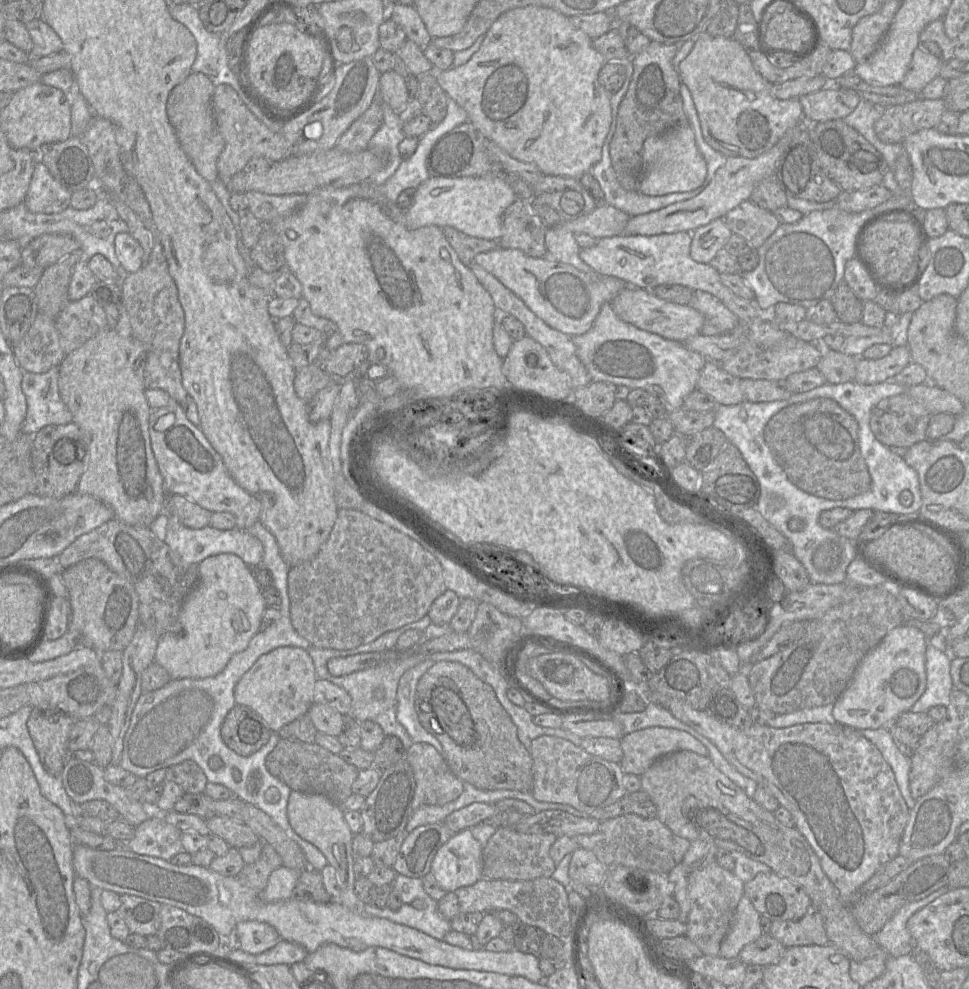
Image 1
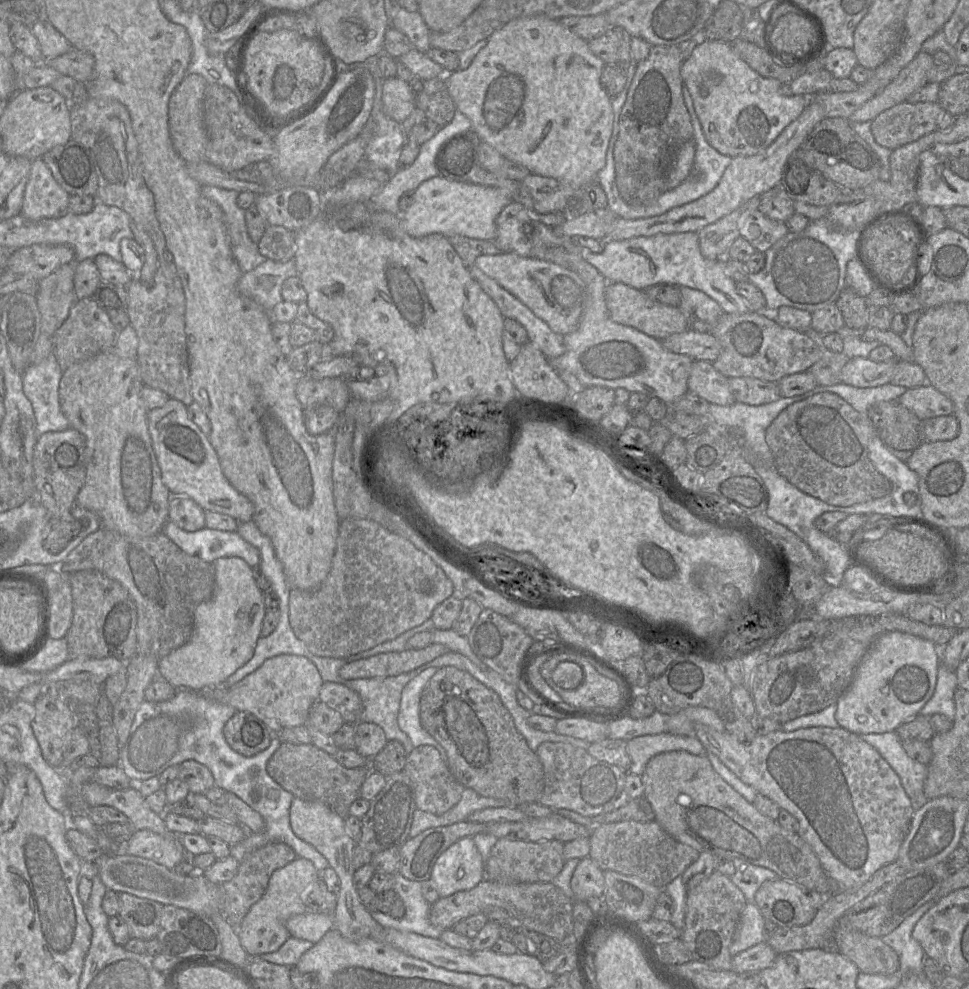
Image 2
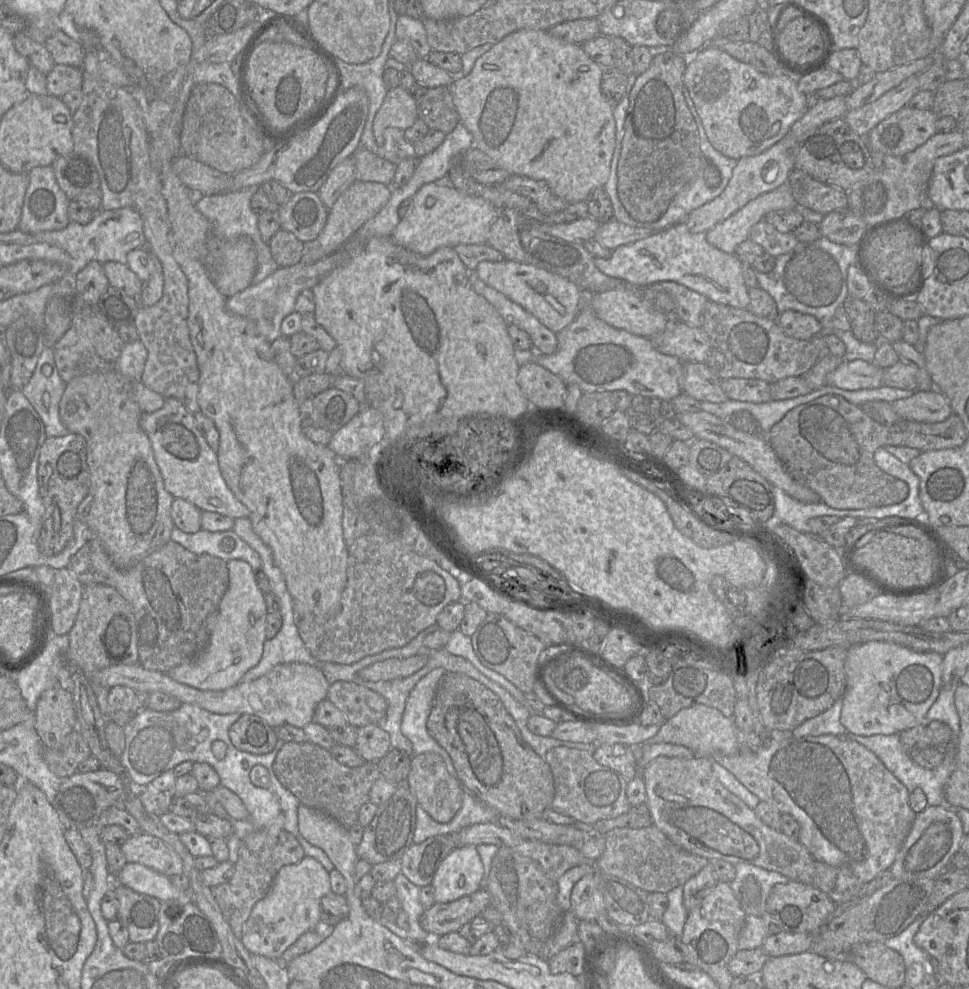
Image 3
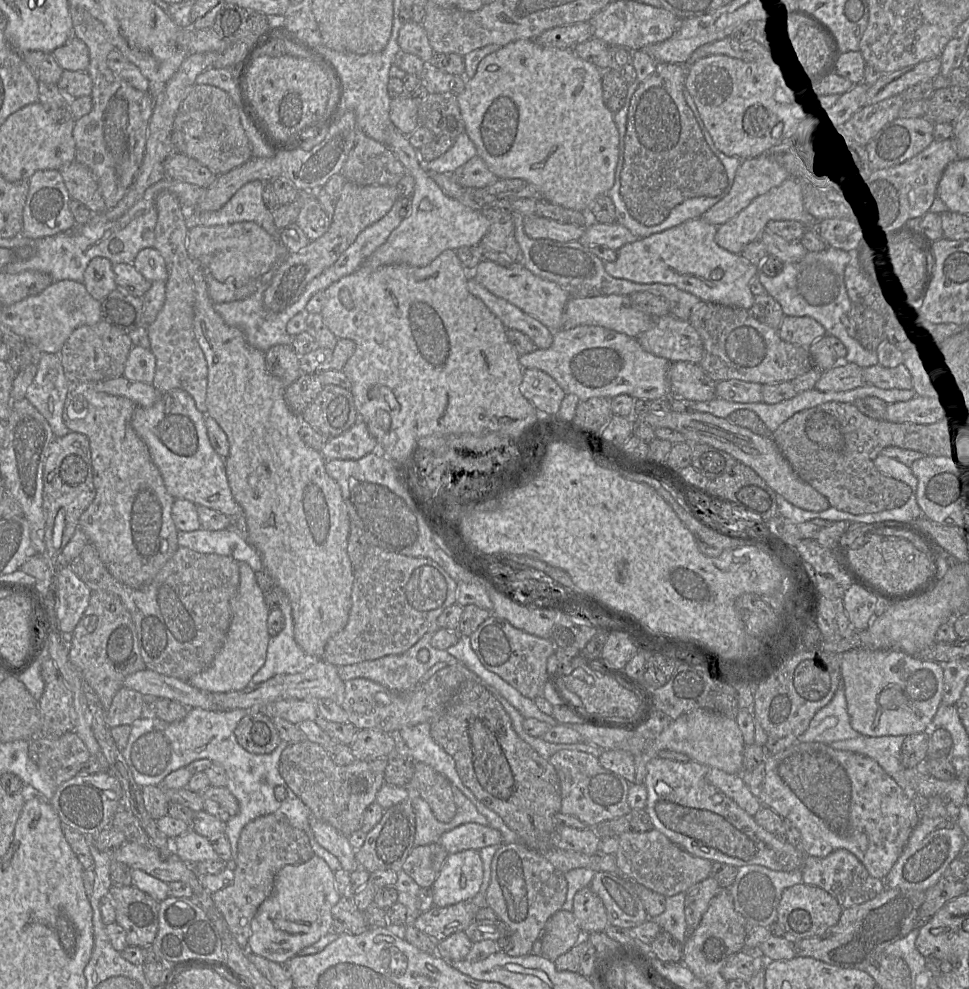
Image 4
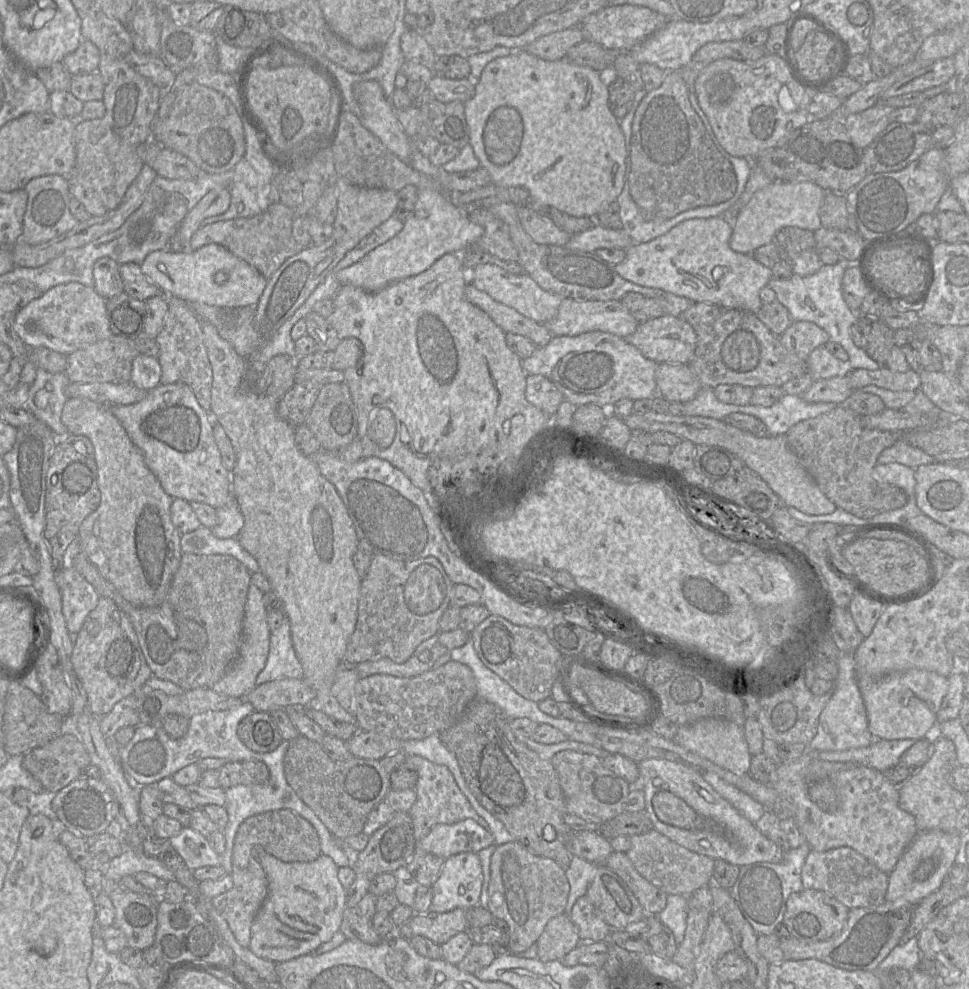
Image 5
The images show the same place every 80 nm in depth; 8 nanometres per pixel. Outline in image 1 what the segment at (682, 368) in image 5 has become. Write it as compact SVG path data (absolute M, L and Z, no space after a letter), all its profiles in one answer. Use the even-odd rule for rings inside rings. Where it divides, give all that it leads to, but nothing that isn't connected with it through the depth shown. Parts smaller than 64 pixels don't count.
M707 360L700 371L697 389L713 397L718 405L736 405L745 400L741 379L724 371L719 363Z

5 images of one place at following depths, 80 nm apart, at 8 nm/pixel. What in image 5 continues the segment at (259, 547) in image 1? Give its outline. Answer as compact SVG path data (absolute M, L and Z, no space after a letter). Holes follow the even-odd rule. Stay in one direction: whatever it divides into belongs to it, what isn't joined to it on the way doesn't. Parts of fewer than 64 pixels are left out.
M202 525L192 532L181 535L180 546L182 553L231 555L239 560L251 574L260 571L255 558L242 548L237 537L218 538L210 528Z

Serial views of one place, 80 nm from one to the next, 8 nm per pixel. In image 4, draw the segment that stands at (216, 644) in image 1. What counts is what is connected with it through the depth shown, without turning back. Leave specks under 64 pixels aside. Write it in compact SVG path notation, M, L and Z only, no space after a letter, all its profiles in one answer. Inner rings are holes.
M238 561L239 586L237 594L231 599L232 618L225 641L211 664L203 671L193 675L187 682L204 692L232 692L244 690L254 674L264 665L270 635L267 629L269 610L264 603L263 592L258 586L255 573L244 561Z

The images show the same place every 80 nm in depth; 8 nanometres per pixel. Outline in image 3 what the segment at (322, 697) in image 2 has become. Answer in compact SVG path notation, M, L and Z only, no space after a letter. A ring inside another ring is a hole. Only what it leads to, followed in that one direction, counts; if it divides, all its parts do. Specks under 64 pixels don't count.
M337 681L330 684L326 699L356 728L377 725L387 711L387 702L383 696L353 682Z

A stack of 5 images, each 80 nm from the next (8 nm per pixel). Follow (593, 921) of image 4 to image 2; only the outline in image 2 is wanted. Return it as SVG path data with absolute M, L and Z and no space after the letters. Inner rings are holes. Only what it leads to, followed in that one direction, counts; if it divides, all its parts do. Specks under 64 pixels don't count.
M588 857L580 859L571 878L571 888L574 892L575 900L587 901L591 897L600 897L605 890L604 871Z

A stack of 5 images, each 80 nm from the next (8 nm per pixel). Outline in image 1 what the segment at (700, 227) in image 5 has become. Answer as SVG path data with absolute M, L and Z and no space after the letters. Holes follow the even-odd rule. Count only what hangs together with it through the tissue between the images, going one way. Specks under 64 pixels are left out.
M680 231L674 233L663 233L651 236L645 235L619 235L599 239L596 244L589 248L581 248L580 258L588 264L595 272L602 276L614 276L623 280L627 286L653 290L659 285L679 284L692 290L701 290L717 297L739 320L751 320L761 313L754 301L745 300L735 295L720 280L720 273L709 263L700 263L690 256L692 232Z

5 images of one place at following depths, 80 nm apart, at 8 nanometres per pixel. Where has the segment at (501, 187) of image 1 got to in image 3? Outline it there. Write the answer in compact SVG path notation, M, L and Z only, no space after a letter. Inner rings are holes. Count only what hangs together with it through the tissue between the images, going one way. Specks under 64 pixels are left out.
M437 180L418 189L411 201L410 211L398 223L391 237L398 245L422 256L442 247L484 244L499 211L485 199L466 195L447 180Z

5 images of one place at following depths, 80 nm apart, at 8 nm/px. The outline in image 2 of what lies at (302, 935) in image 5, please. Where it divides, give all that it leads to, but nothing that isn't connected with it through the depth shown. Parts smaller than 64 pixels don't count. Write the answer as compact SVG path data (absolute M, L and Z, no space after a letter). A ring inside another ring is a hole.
M299 857L273 872L264 895L252 905L237 929L240 943L249 956L275 952L291 937L286 928L286 922L290 917L308 911L308 896L312 890L312 885L319 879L321 879L321 872L315 868L313 863Z

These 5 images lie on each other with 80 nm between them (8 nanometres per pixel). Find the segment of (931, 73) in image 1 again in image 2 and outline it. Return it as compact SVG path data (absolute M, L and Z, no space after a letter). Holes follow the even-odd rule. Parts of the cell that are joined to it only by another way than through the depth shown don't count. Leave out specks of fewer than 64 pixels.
M920 51L895 79L847 119L850 123L872 121L881 112L907 101L914 92L928 83L928 72L933 65L932 56Z

